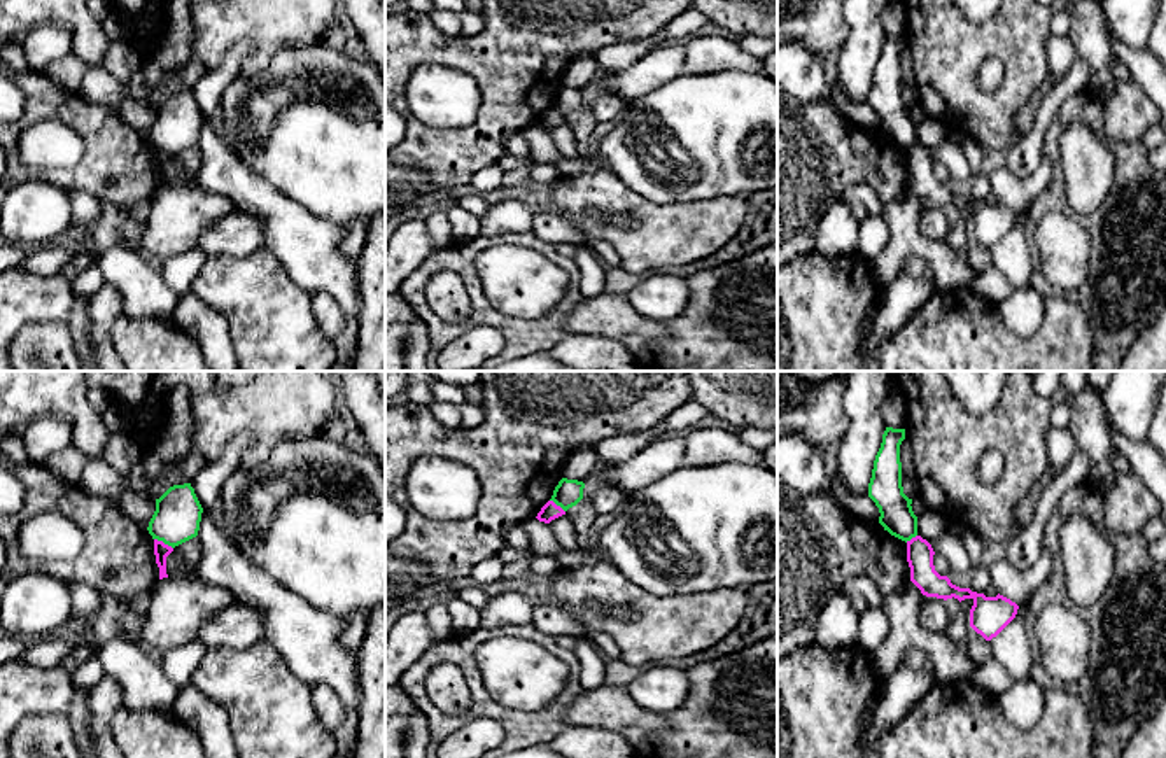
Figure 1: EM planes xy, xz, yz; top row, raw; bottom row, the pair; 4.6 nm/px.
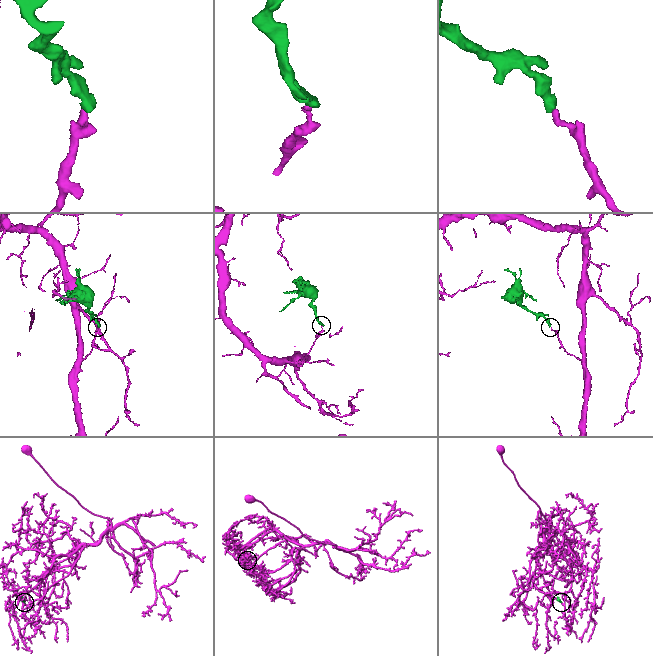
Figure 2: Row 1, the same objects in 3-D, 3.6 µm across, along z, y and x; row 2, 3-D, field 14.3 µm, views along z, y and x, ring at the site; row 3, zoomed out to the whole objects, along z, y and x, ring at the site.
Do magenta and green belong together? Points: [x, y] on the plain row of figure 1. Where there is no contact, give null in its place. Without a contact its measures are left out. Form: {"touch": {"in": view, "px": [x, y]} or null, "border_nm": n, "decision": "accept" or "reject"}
{"touch": {"in": "xy", "px": [161, 149]}, "border_nm": 100, "decision": "reject"}

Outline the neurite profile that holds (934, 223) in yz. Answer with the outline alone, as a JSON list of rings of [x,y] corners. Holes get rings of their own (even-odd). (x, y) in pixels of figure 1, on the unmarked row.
[[[926,205],[919,219],[919,229],[928,238],[944,240],[951,229],[947,210],[937,205]]]

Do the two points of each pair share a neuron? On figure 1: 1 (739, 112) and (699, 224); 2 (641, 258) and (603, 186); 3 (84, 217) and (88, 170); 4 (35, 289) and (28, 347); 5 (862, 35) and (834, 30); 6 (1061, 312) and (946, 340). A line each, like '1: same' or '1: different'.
1: different
2: same
3: different
4: different
5: different
6: same

